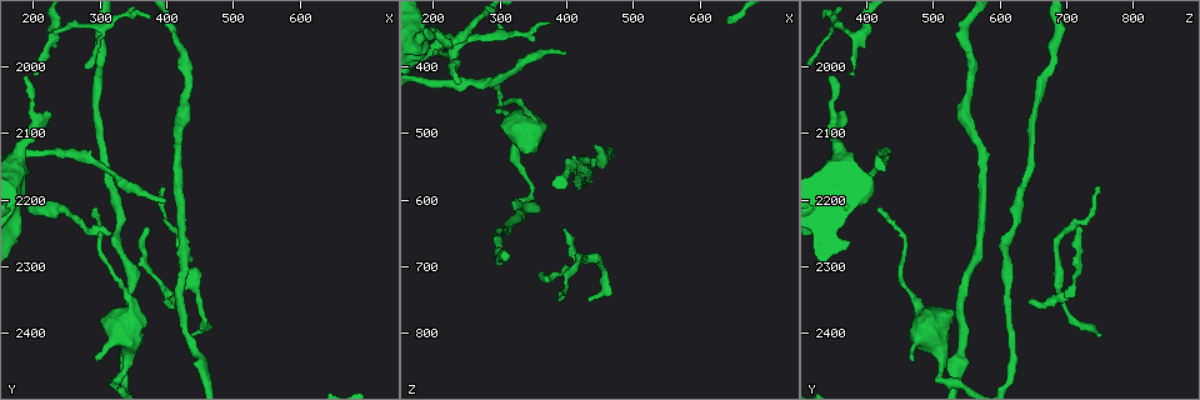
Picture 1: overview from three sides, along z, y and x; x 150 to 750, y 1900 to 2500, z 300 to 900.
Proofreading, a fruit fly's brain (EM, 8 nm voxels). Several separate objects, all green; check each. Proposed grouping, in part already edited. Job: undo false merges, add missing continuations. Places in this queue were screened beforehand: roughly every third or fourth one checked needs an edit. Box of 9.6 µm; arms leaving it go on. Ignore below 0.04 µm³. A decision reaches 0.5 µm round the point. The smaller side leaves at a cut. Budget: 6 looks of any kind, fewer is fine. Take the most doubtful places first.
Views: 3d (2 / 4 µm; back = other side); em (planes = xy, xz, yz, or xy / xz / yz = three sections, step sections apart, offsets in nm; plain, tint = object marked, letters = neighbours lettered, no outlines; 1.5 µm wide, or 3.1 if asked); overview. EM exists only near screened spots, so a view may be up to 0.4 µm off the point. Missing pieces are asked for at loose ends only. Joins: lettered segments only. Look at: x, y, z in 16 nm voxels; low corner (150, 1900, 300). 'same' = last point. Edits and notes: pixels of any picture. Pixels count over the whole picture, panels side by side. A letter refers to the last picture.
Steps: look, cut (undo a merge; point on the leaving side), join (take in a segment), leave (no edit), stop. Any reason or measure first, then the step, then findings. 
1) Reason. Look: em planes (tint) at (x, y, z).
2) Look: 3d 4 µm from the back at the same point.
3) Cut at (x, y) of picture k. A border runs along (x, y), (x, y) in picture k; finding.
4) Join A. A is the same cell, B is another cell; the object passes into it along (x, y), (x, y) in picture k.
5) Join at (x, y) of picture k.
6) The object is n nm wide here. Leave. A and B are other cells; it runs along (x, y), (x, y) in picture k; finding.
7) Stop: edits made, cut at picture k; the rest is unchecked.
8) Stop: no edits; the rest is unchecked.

Look: 3d 4 µm at (395, 2350, 645).

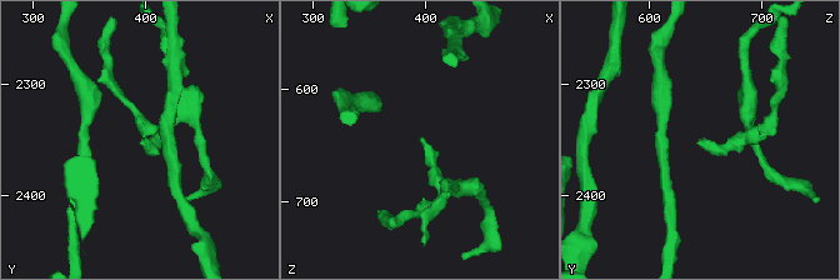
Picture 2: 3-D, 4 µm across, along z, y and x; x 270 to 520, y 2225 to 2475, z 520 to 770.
Look: em planes (letters) at (396, 2352, 642).

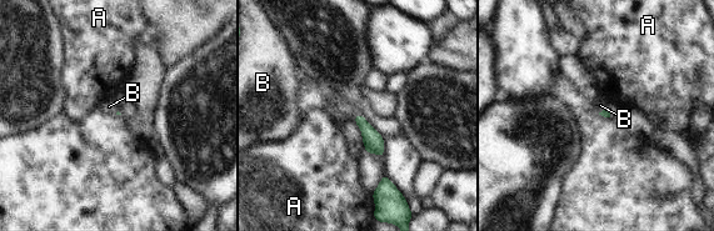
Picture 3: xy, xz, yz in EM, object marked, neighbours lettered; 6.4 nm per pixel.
Join B. B is the same cell, A is another cell; the object passes into it along (374, 142), (355, 116), (335, 101) in picture 3; it goes on there.

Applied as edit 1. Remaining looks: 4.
Look: overview.

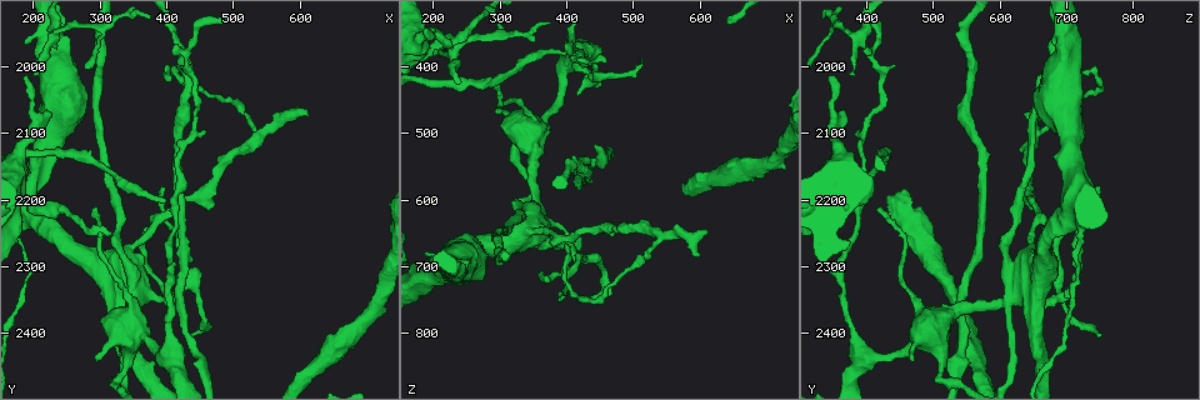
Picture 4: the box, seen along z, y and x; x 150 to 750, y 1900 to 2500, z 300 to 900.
Free end. Look: 3d 2 µm from the back at (290, 2210, 415).

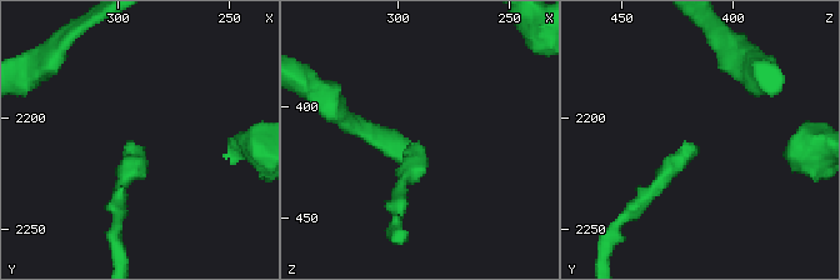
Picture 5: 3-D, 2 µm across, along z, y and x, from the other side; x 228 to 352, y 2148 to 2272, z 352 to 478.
Need the tissue. Look: em planes (letters) at (291, 2213, 416).

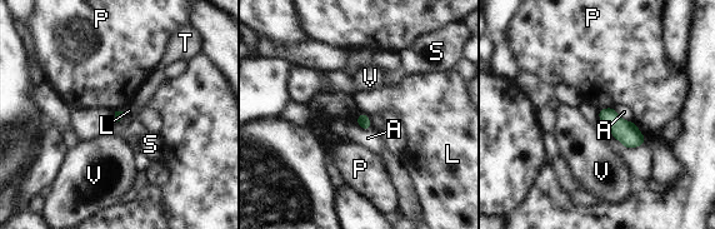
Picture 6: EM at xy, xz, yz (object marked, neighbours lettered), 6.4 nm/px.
Leave. A, L, P, S, T and V are other cells; a border runs along (598, 110), (599, 119) in picture 6; none of them fits.

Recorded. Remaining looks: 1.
Stop: edits made, join at picture 3; the rest is unchecked.

